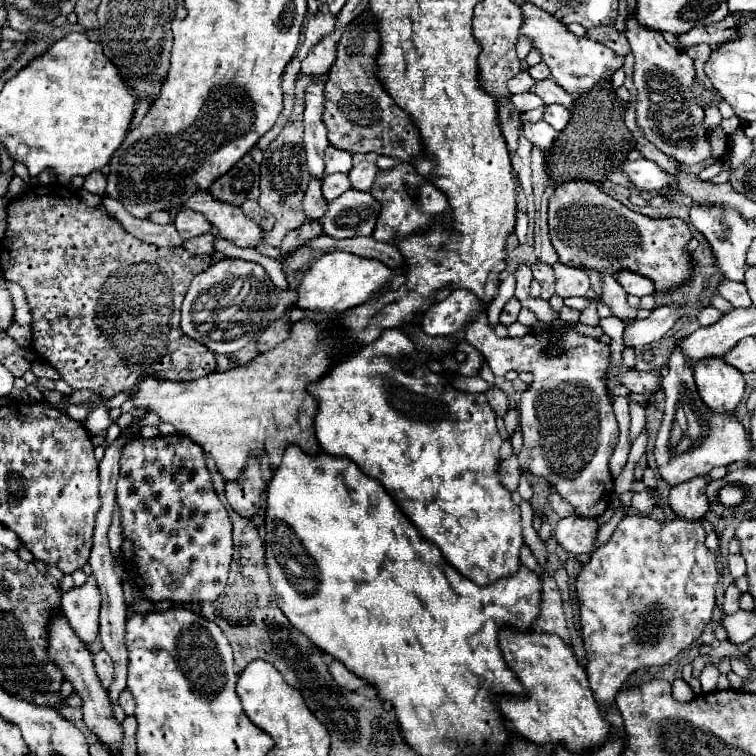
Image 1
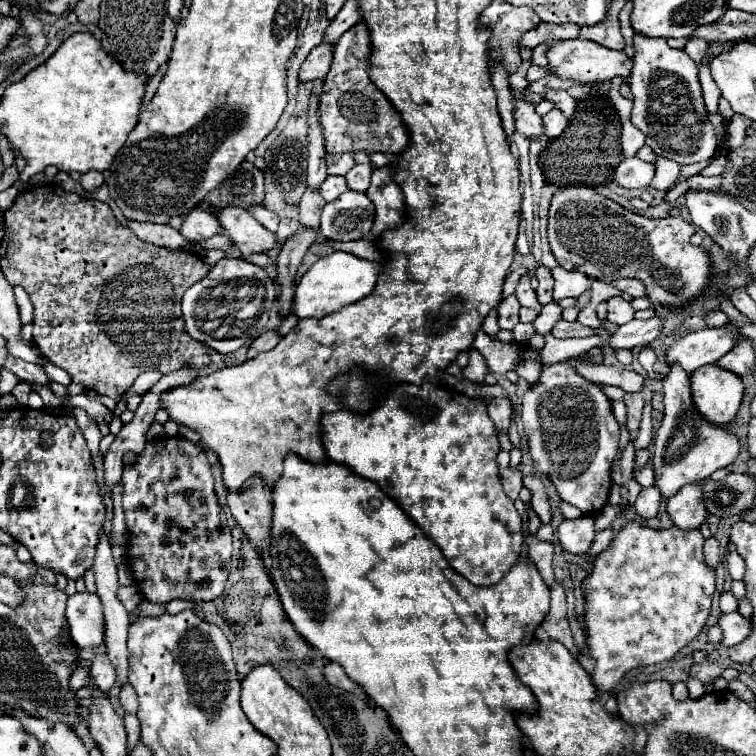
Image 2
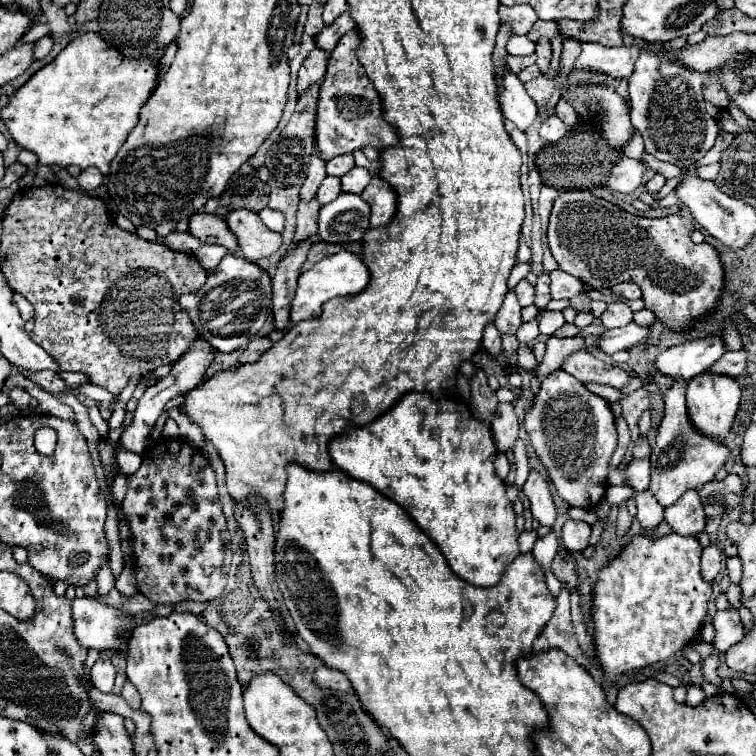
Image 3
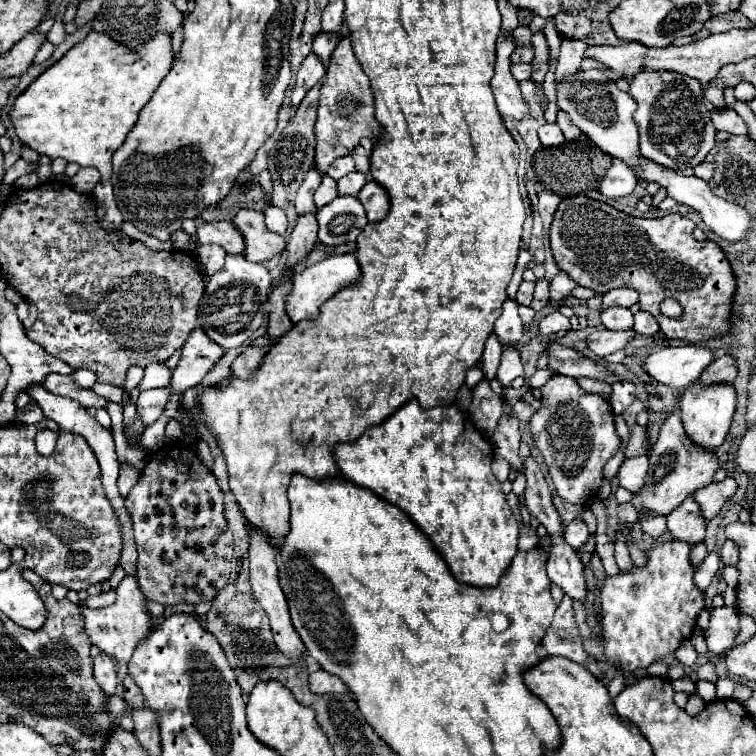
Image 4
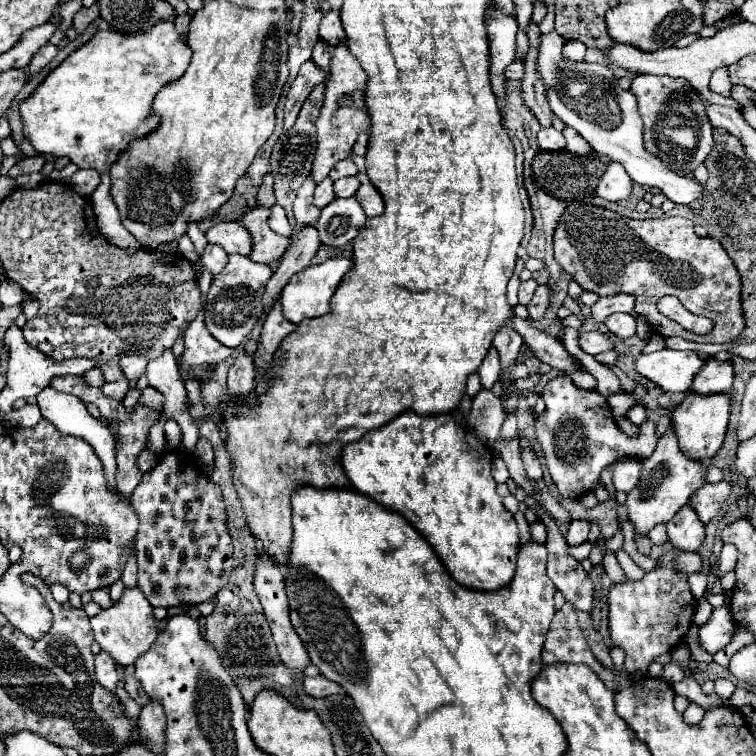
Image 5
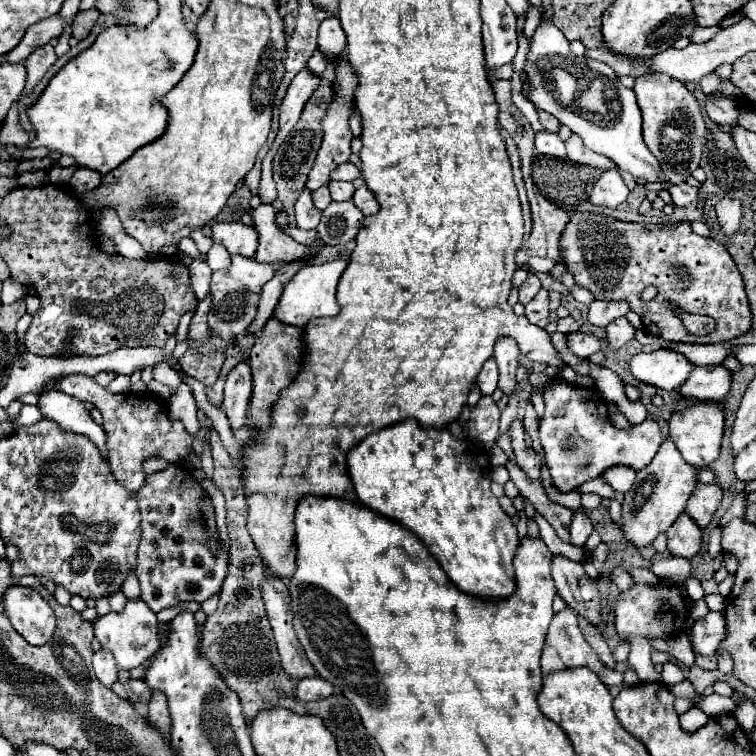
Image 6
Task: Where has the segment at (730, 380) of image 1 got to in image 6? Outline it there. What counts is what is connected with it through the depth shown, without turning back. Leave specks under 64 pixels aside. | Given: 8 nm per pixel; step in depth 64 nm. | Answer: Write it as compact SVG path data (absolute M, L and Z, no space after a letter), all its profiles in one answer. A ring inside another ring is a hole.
M696 402L694 406L690 406L686 410L674 412L668 424L670 424L670 438L688 464L692 464L696 468L706 468L718 458L722 434L724 434L724 410L720 404Z

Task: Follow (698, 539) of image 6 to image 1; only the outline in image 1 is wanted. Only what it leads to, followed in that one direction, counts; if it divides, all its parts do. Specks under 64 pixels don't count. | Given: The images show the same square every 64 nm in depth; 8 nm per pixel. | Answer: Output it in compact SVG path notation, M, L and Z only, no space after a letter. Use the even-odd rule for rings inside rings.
M692 478L670 490L668 504L674 516L684 520L702 520L708 512L708 500L704 496L706 478Z

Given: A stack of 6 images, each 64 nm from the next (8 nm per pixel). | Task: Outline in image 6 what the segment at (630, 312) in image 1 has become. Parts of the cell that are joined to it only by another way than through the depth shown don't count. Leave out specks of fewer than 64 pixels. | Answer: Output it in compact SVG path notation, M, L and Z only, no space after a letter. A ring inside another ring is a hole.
M616 318L606 326L606 340L610 348L618 350L632 338L634 338L634 328L626 318Z

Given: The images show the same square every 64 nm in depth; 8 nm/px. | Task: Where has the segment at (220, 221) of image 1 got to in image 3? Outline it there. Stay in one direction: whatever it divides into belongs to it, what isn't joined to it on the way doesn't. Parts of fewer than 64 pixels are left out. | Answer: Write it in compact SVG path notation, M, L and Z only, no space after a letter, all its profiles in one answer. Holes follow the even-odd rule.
M232 210L226 216L230 230L240 242L240 250L248 260L260 260L272 256L282 246L282 236L270 232L258 214L248 210Z

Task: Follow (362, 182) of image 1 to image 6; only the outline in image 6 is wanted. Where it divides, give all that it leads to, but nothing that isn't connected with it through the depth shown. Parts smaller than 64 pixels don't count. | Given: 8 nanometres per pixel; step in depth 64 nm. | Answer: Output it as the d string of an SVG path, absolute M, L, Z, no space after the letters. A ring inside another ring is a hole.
M330 182L328 188L330 188L330 196L332 196L332 200L336 200L336 202L350 200L352 194L354 194L354 186L352 186L352 182Z

